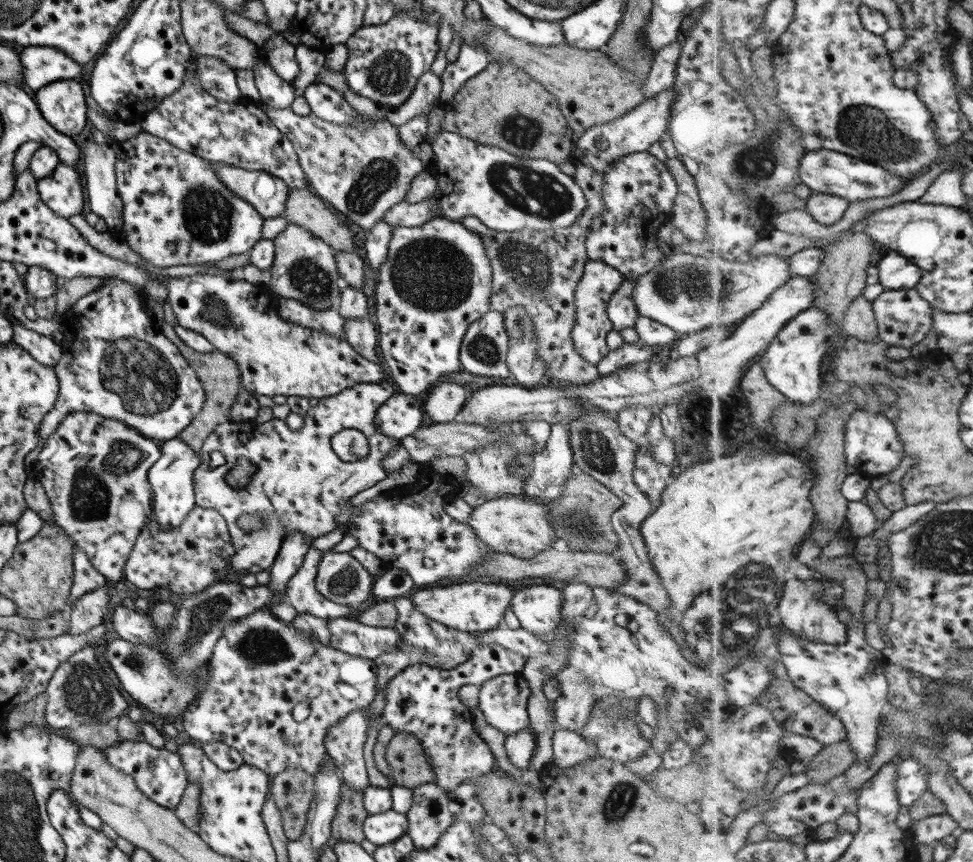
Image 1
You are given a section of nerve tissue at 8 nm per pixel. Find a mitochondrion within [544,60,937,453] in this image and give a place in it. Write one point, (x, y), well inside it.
(859, 126)

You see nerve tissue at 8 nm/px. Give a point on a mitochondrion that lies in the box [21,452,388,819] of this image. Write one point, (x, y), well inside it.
(87, 694)

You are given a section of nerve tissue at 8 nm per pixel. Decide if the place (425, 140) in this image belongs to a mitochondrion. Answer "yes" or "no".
no

